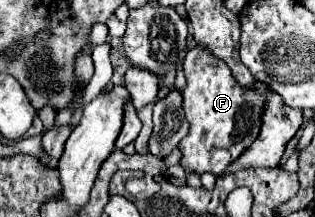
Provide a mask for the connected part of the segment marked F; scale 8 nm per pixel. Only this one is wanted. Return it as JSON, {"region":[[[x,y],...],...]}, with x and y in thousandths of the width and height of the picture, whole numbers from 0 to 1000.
{"region":[[[638,207],[600,217],[594,263],[581,272],[581,327],[594,355],[581,502],[606,594],[568,659],[581,705],[575,760],[632,806],[651,788],[695,806],[822,631],[822,594],[835,576],[829,539],[848,484],[848,429],[860,410],[829,373],[810,373],[810,401],[797,410],[765,401],[733,346],[733,318]]]}

